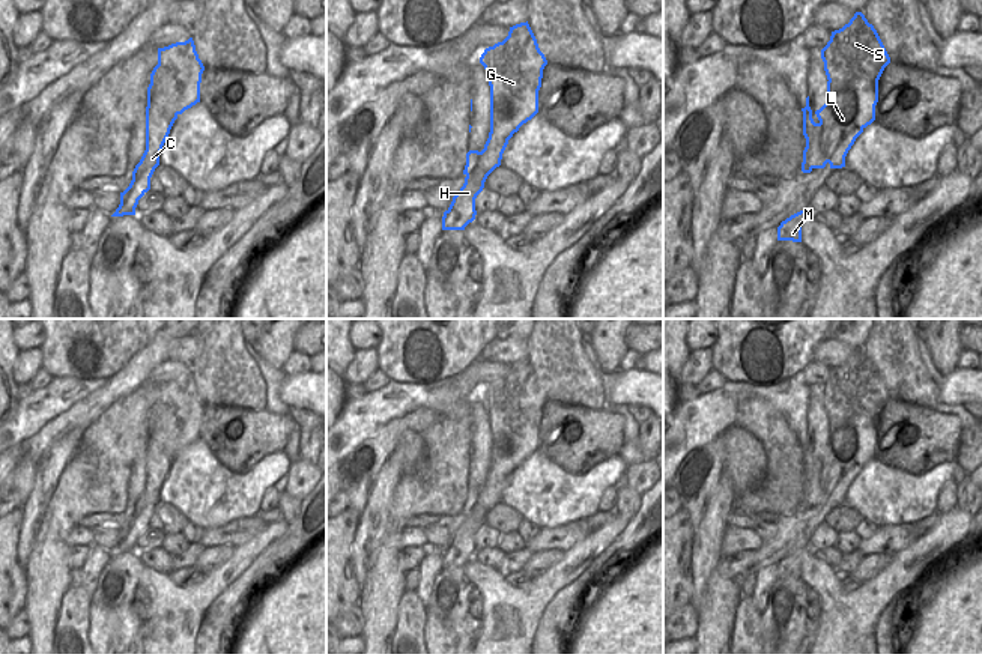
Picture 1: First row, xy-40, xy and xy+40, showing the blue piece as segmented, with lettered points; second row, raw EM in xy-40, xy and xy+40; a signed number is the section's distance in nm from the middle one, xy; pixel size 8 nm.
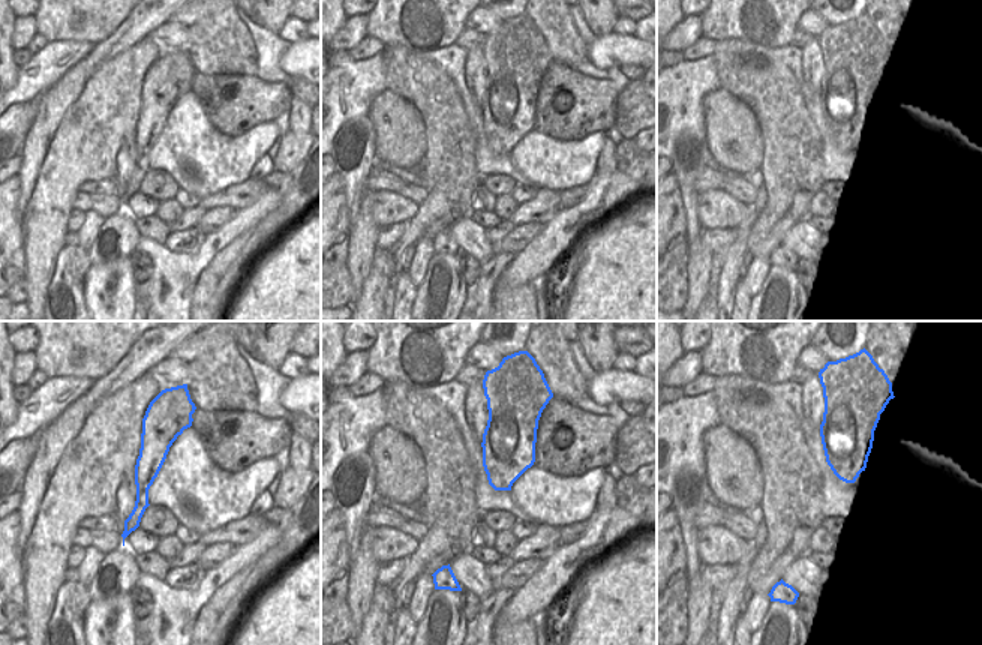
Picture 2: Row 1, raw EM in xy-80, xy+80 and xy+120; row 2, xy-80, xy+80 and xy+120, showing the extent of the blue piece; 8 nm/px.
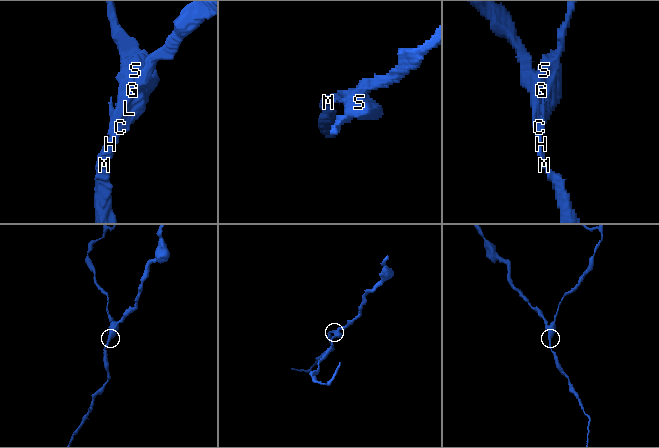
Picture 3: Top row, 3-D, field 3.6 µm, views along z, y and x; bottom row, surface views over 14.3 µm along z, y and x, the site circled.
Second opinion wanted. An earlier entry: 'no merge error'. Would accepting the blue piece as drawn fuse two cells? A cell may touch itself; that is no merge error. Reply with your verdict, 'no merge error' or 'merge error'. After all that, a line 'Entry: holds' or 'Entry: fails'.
merge error
Entry: fails

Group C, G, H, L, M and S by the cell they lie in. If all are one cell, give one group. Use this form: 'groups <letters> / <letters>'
groups C H L M / G S

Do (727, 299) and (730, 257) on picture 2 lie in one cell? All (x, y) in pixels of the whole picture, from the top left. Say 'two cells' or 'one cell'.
one cell

